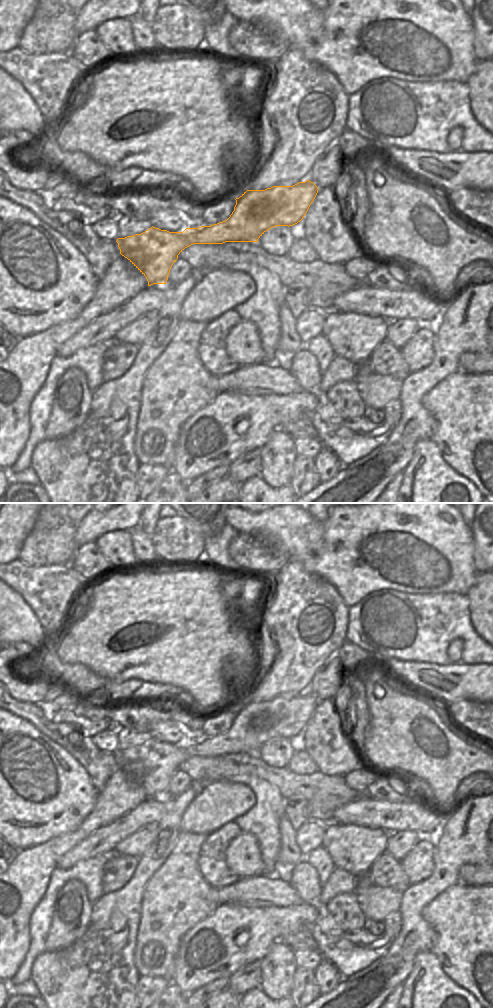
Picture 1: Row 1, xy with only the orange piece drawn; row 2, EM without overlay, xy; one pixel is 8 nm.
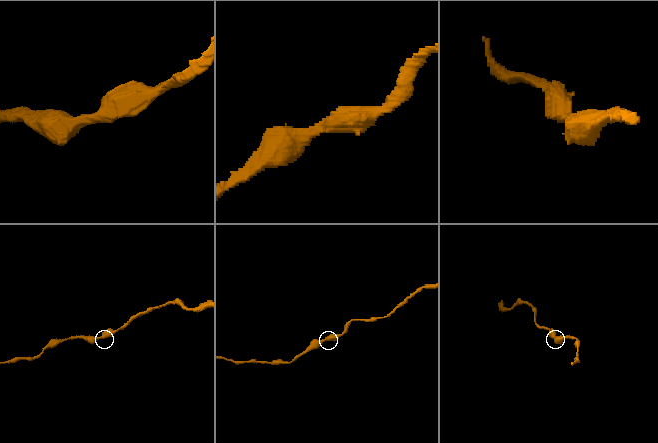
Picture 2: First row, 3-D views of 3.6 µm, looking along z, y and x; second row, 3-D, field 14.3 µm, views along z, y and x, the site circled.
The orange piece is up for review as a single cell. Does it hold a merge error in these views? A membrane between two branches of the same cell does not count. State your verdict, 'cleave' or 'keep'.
keep

